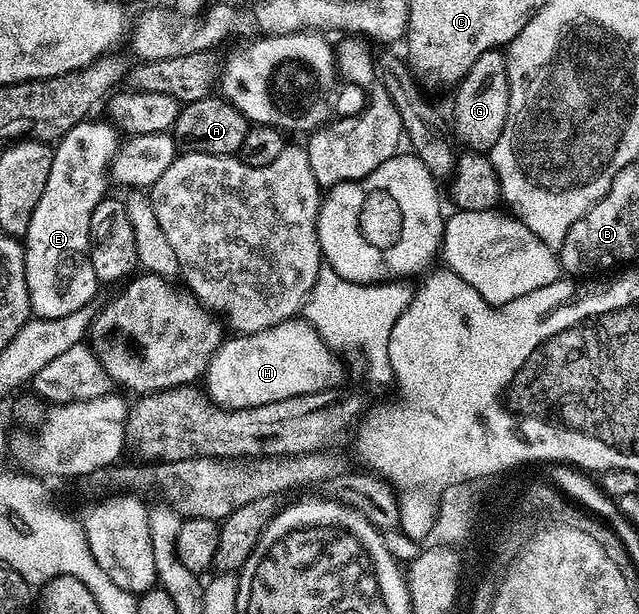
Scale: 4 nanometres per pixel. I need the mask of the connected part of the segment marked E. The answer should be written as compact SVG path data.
M95 119L83 120L59 138L53 150L49 178L45 182L45 194L41 194L41 202L37 202L33 218L29 218L23 257L29 302L32 313L38 318L65 318L73 314L73 310L88 307L95 291L101 288L91 261L91 215L108 195L110 163L119 150L121 138L113 124Z

